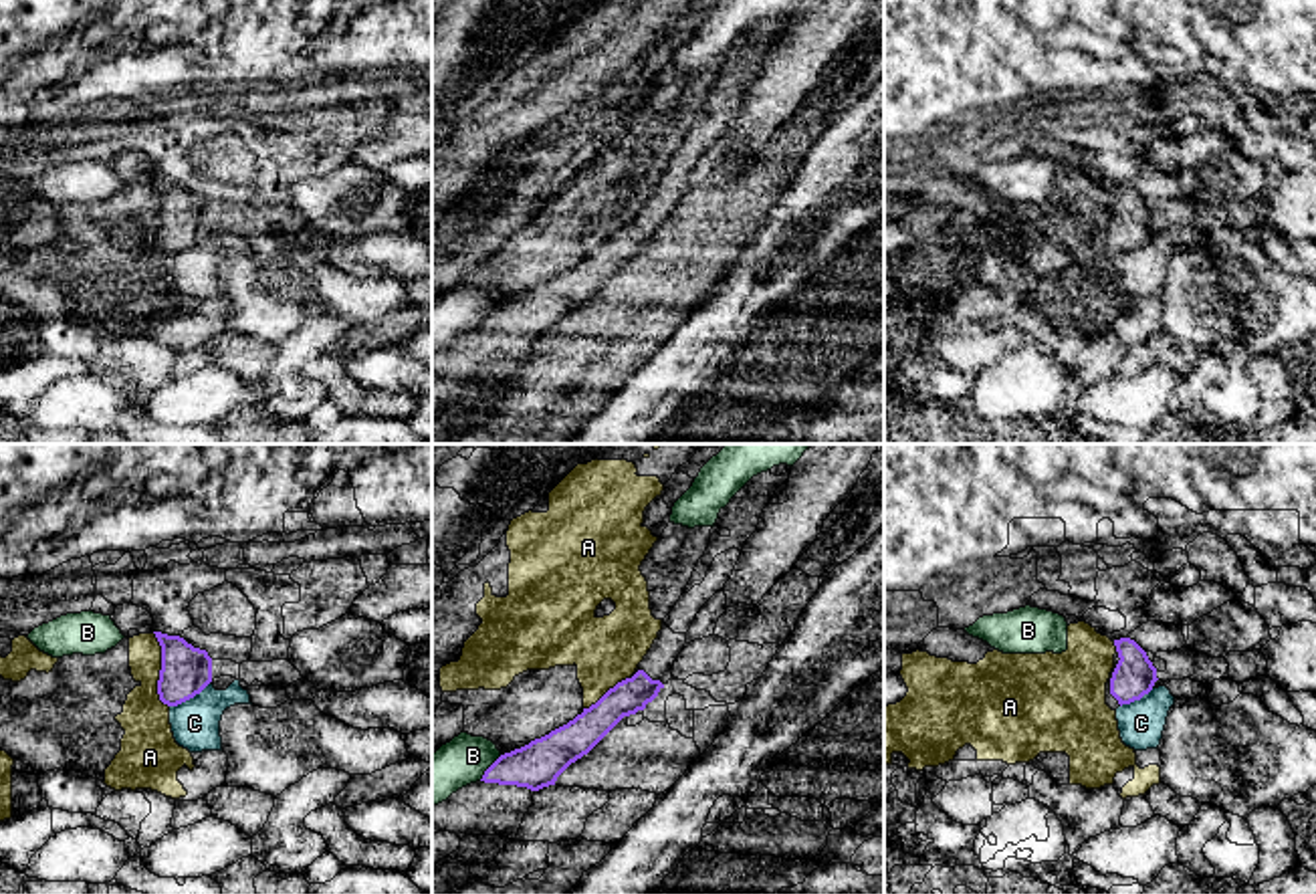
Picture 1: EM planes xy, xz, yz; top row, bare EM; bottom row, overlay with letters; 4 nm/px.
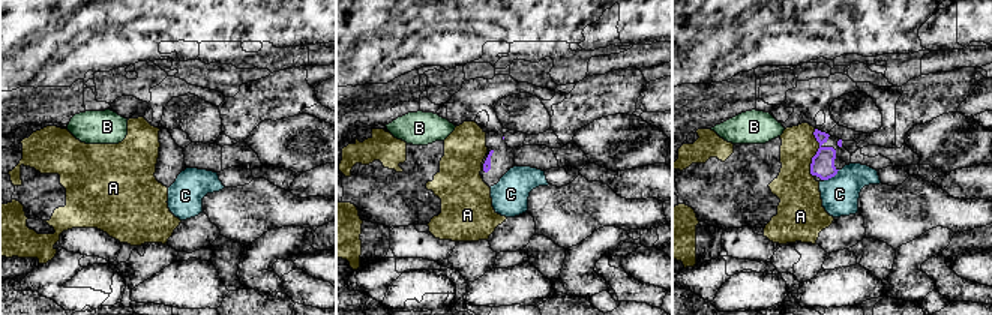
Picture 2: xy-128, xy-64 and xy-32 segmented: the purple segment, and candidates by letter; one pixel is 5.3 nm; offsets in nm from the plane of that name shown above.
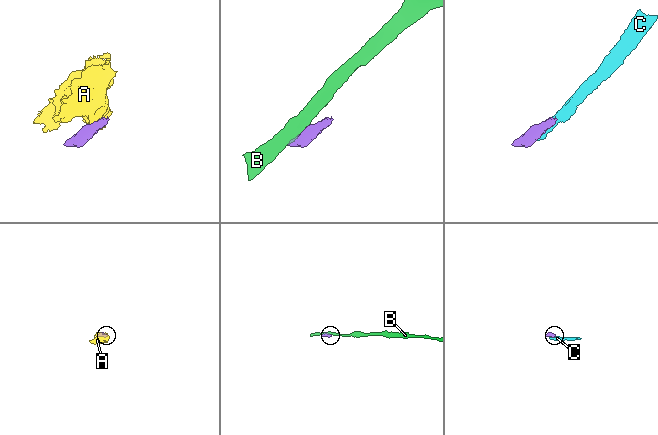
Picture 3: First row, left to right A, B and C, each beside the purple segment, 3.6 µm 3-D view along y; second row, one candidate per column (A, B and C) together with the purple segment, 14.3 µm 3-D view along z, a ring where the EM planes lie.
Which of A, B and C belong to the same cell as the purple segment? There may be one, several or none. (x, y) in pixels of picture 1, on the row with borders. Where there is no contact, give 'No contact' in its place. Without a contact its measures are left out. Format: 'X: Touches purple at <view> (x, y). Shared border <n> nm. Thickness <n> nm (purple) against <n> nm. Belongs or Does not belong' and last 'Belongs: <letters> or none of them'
A: Touches purple at xy (160, 671). Shared border 320 nm. Thickness 200 nm (purple) against 190 nm. Does not belong
B: Touches purple at xz (489, 767). Shared border 140 nm. Thickness 190 nm (purple) against 200 nm. Does not belong
C: Touches purple at xy (190, 697). Shared border 200 nm. Thickness 200 nm (purple) against 190 nm. Does not belong
Belongs: none of them

